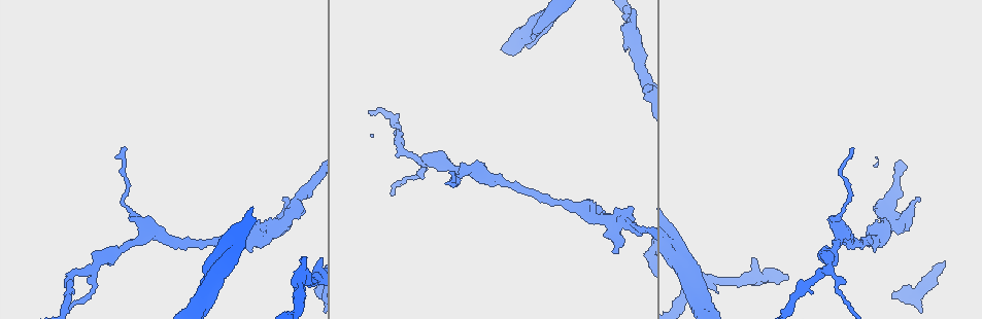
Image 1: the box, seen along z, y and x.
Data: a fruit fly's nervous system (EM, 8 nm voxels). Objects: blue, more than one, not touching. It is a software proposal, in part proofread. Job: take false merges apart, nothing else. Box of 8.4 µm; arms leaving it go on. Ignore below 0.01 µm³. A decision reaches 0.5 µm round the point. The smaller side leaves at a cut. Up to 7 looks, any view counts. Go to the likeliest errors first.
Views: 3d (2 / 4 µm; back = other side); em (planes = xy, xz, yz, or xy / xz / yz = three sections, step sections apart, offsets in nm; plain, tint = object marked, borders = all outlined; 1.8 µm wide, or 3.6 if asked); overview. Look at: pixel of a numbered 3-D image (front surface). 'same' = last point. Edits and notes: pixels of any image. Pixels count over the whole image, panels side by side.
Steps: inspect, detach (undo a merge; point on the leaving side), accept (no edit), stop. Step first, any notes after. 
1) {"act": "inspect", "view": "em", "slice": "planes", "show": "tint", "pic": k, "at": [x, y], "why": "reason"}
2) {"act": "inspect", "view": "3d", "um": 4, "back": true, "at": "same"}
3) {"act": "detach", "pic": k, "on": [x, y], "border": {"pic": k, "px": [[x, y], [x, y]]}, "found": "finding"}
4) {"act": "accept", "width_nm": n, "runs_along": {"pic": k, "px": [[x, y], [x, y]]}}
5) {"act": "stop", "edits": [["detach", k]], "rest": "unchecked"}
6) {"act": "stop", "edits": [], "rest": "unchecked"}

{"act": "inspect", "view": "3d", "um": 2, "pic": 1, "at": [282, 224]}

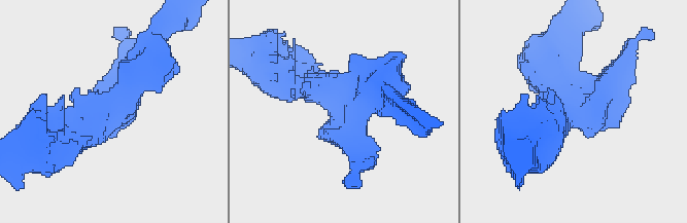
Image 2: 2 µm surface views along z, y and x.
{"act": "inspect", "view": "em", "slice": "planes", "show": "borders", "pic": 2, "at": [105, 110], "arms": 3, "arm_widths_nm": [220, 240, 420], "why": "need the tissue"}

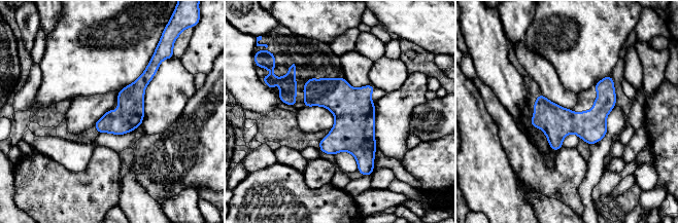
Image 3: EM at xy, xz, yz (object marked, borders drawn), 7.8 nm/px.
{"act": "accept", "width_nm": 220, "found": "all the same cell"}

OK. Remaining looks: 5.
{"act": "inspect", "view": "3d", "um": 4, "pic": 1, "at": [630, 32], "why": "branch point"}

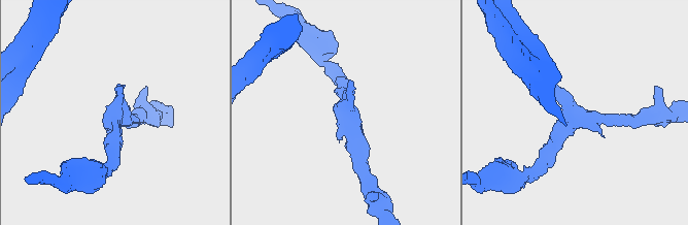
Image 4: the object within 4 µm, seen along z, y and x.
{"act": "inspect", "view": "em", "slice": "xy", "step": 8, "show": "tint", "pic": 4, "at": [117, 116]}

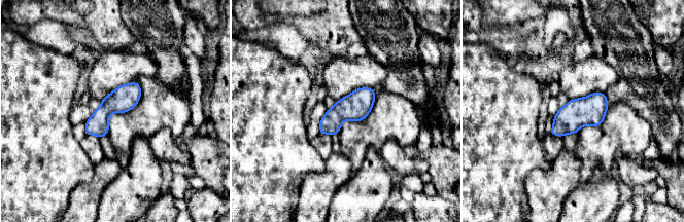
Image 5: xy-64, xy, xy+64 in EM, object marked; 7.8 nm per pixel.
{"act": "inspect", "view": "em", "slice": "planes", "show": "tint", "at": "same", "why": "cut it another way"}

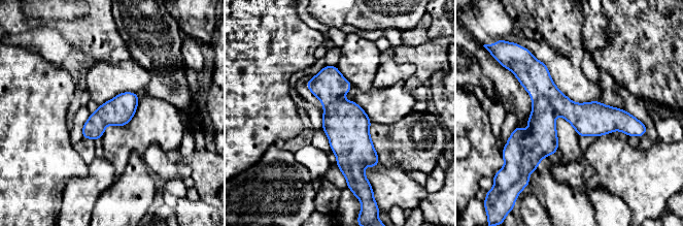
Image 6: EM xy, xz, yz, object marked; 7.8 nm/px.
{"act": "accept", "runs_along": {"pic": 6, "px": [[520, 77], [577, 115], [632, 124]]}, "found": "all the same cell"}

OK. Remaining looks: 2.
{"act": "inspect", "view": "3d", "um": 2, "pic": 1, "at": [475, 171], "why": "branch point"}

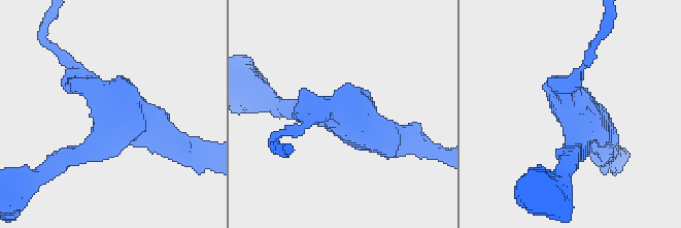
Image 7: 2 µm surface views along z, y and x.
{"act": "inspect", "view": "em", "slice": "planes", "show": "tint", "pic": 7, "at": [345, 119], "arms": 3}

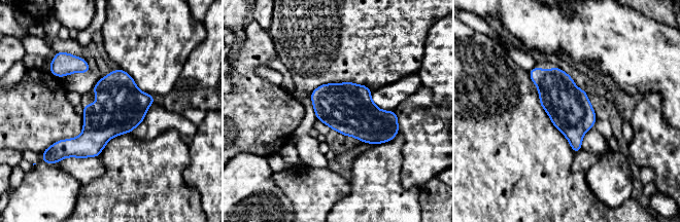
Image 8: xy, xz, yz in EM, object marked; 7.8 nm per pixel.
{"act": "accept", "found": "all the same cell"}

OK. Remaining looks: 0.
{"act": "stop", "edits": [], "rest": "unchecked"}

